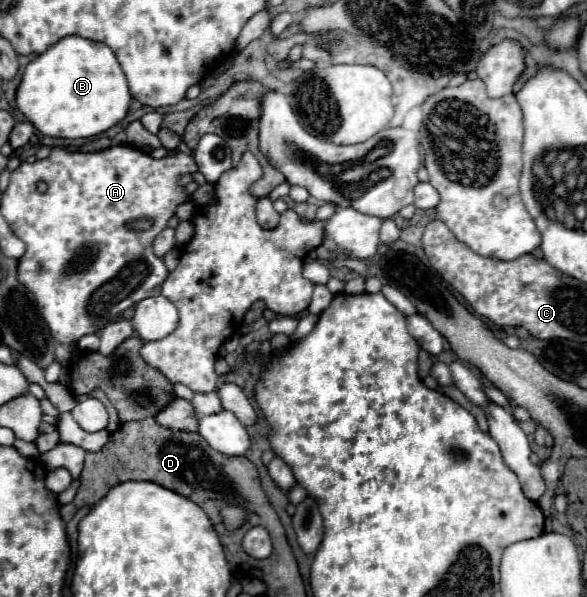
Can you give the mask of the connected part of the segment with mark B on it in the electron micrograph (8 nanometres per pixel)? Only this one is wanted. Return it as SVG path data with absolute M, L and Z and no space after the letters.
M64 37L30 61L16 93L16 105L28 121L40 133L60 139L88 139L108 131L126 117L130 101L128 81L114 51L82 37Z

